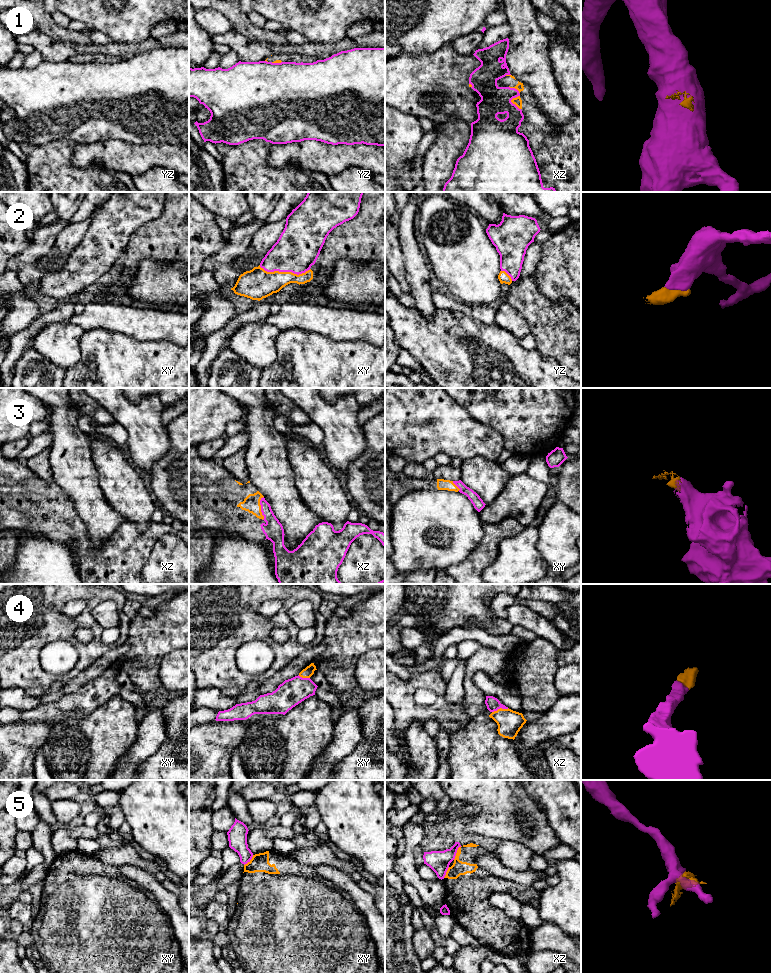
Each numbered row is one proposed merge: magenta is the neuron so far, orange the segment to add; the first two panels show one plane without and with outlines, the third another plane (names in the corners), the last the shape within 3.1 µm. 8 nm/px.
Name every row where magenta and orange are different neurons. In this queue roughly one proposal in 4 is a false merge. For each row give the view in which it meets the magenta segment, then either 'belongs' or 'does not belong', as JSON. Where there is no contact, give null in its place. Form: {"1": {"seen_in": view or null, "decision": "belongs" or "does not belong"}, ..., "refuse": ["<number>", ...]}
{"1": {"seen_in": "xz", "decision": "does not belong"}, "2": {"seen_in": "xy", "decision": "belongs"}, "3": {"seen_in": "xz", "decision": "belongs"}, "4": {"seen_in": "xz", "decision": "belongs"}, "5": {"seen_in": "xz", "decision": "does not belong"}, "refuse": ["1", "5"]}

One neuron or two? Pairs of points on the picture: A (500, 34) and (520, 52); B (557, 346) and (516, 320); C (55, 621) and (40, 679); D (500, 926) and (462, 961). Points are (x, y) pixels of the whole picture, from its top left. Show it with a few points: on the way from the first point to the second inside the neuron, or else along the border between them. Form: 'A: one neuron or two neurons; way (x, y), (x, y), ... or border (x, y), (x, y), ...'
A: two neurons; border (506, 21), (510, 27), (510, 35), (508, 37)
B: two neurons; border (515, 309), (527, 322), (531, 332)
C: one neuron; way (41, 635), (33, 643), (33, 665)
D: two neurons; border (480, 943), (490, 946), (496, 952)

